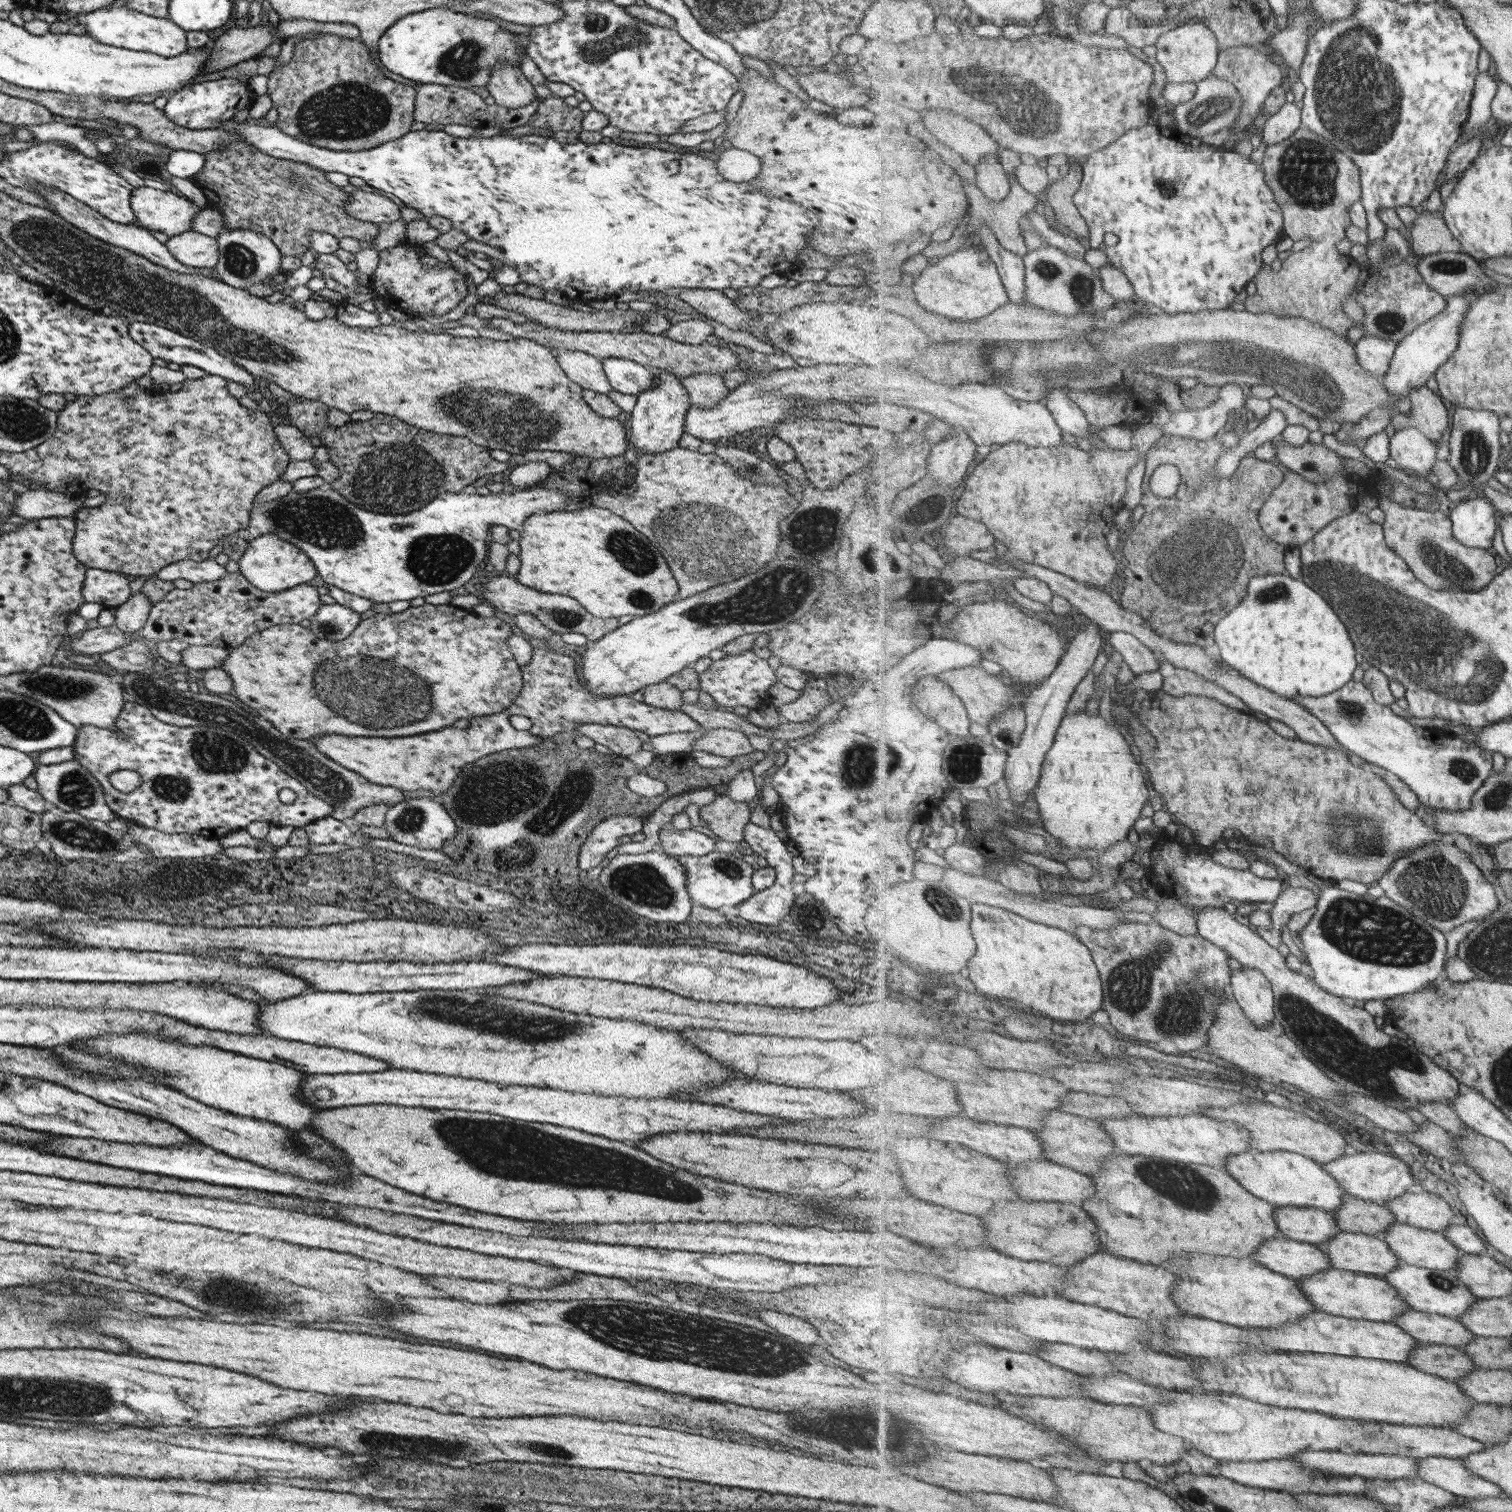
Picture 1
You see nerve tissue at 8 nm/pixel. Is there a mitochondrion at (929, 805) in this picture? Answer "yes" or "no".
no

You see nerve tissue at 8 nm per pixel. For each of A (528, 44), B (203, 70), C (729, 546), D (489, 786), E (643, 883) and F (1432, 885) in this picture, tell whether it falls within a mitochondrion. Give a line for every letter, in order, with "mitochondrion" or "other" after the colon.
A: other
B: other
C: mitochondrion
D: mitochondrion
E: mitochondrion
F: mitochondrion

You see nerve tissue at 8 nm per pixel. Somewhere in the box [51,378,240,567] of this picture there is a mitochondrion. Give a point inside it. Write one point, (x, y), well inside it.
(214, 435)

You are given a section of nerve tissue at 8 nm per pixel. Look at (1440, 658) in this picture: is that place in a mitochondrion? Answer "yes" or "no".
yes

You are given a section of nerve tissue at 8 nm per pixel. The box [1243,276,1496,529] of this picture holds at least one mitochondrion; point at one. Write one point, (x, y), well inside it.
(1475, 452)

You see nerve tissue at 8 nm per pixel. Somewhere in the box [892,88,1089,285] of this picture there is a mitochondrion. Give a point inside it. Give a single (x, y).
(1047, 270)

